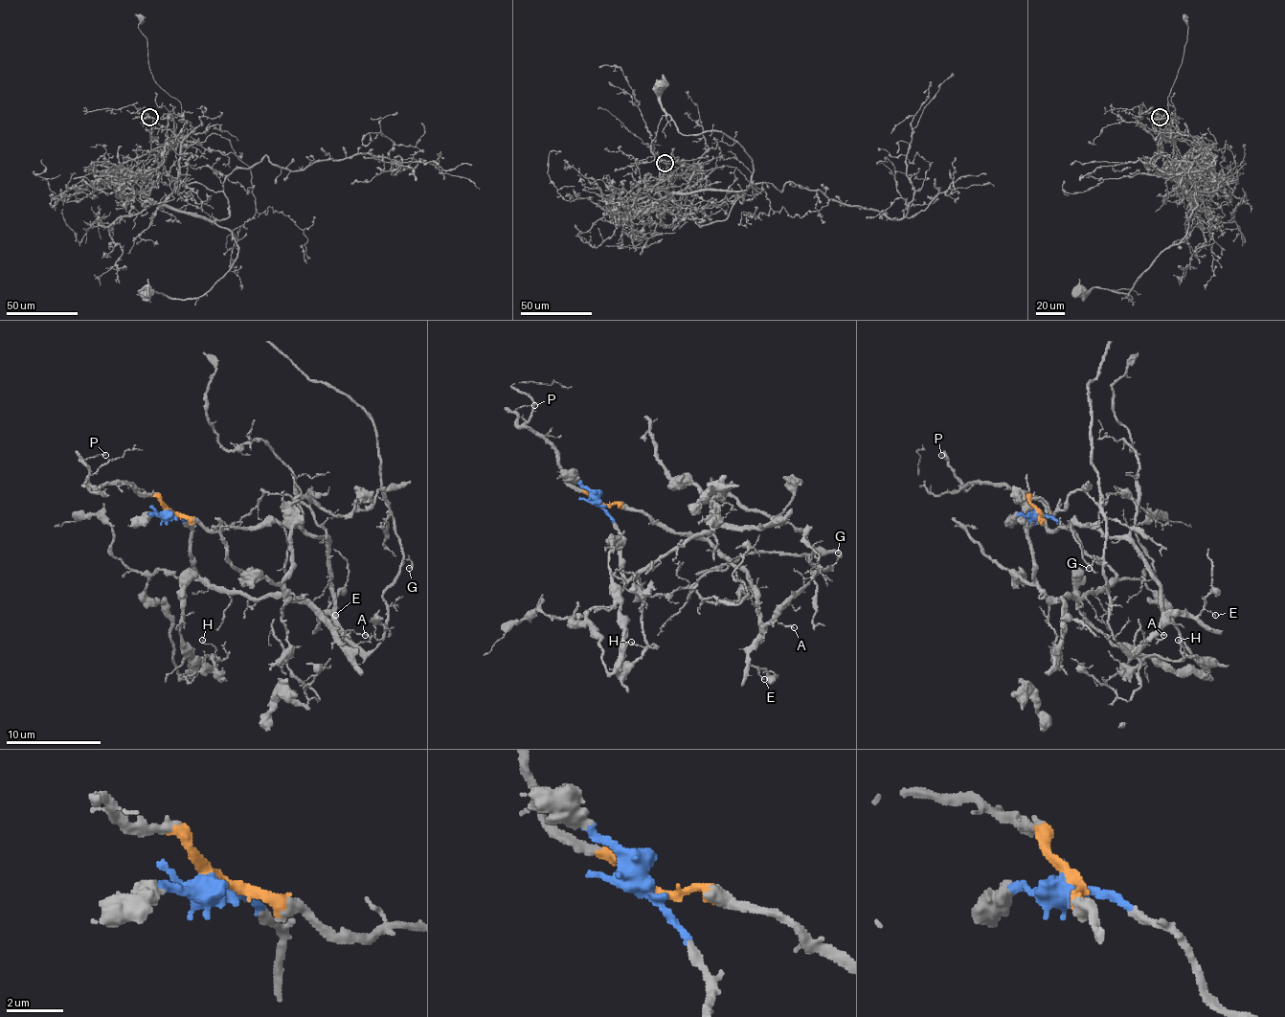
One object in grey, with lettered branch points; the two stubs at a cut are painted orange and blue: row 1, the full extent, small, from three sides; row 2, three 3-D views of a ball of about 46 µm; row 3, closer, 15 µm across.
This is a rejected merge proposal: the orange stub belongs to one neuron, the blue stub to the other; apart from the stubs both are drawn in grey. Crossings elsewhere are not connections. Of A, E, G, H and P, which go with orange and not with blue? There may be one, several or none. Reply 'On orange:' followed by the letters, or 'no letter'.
On orange: A, E, G, P

